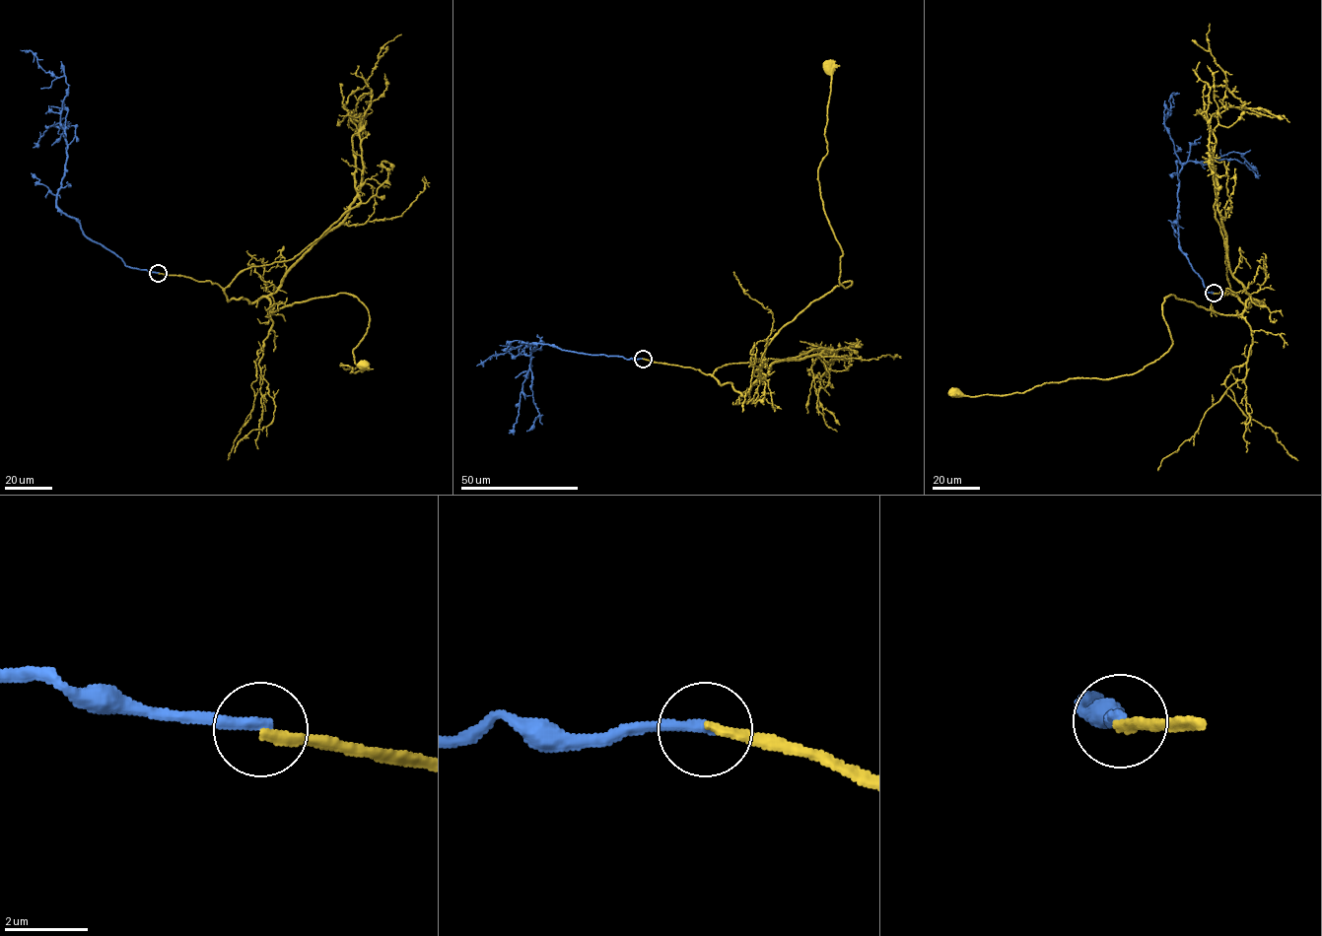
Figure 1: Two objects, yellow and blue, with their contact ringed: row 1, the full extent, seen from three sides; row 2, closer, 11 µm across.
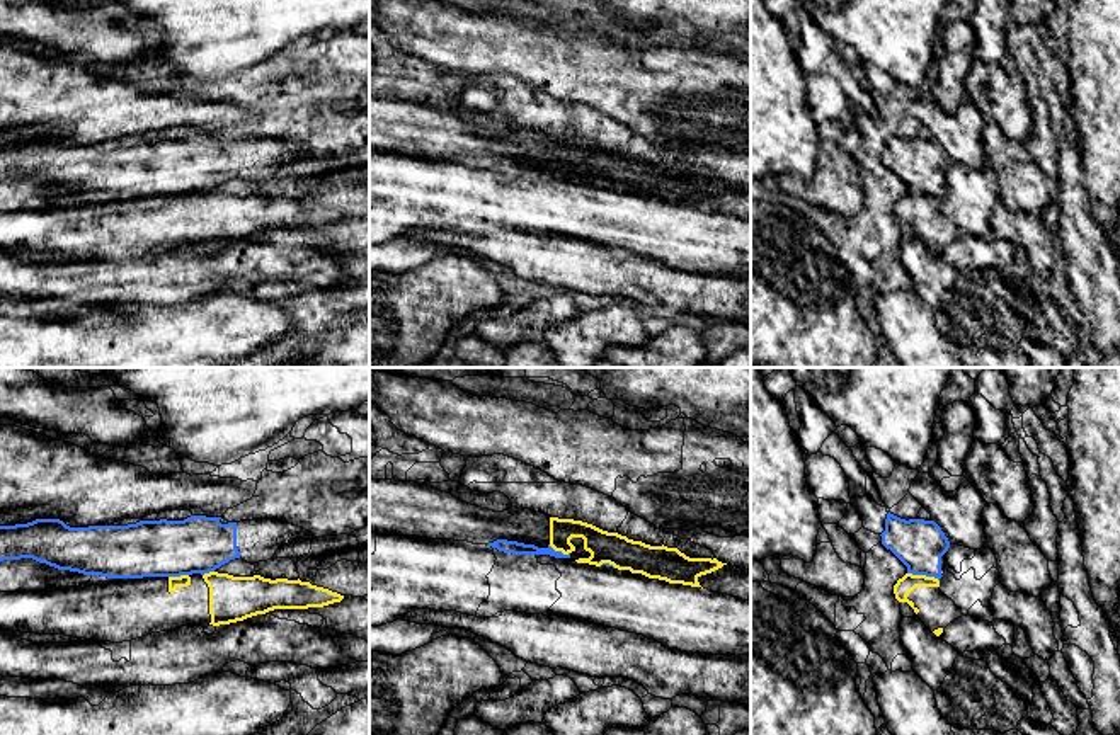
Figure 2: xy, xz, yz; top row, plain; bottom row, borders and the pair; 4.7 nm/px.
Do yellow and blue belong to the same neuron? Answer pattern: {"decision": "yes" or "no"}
{"decision": "no"}

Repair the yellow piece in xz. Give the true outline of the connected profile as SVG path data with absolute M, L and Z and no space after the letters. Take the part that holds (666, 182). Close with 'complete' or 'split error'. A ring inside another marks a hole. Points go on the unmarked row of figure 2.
M369 99L369 151L415 155L422 158L454 158L473 163L489 163L497 158L507 158L534 163L538 167L551 165L555 170L569 174L570 179L575 179L577 182L596 185L609 182L618 189L630 189L631 192L642 192L649 197L691 206L701 206L698 201L701 194L727 184L717 177L689 177L677 167L667 167L664 163L650 165L642 160L633 160L582 140L550 136L543 131L516 126L504 131L494 131L461 121L451 112L437 107L417 104L415 100Z | split error

